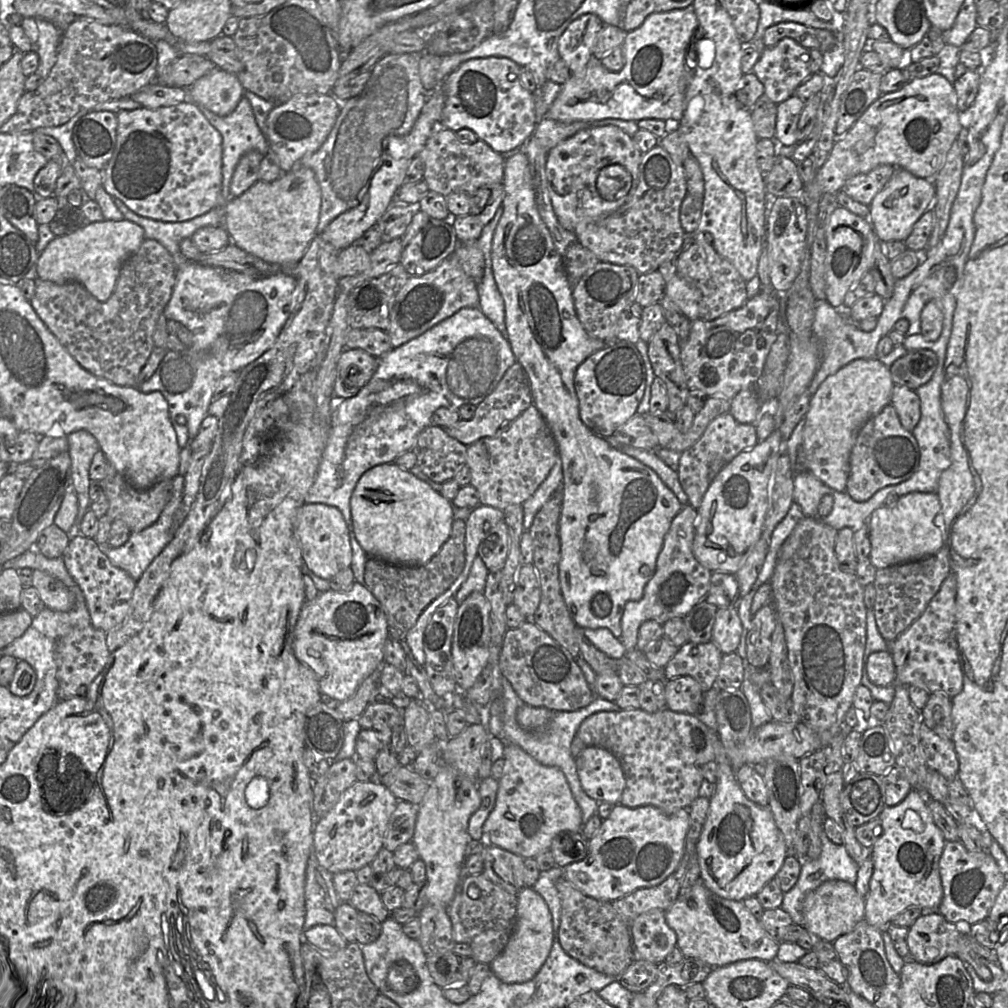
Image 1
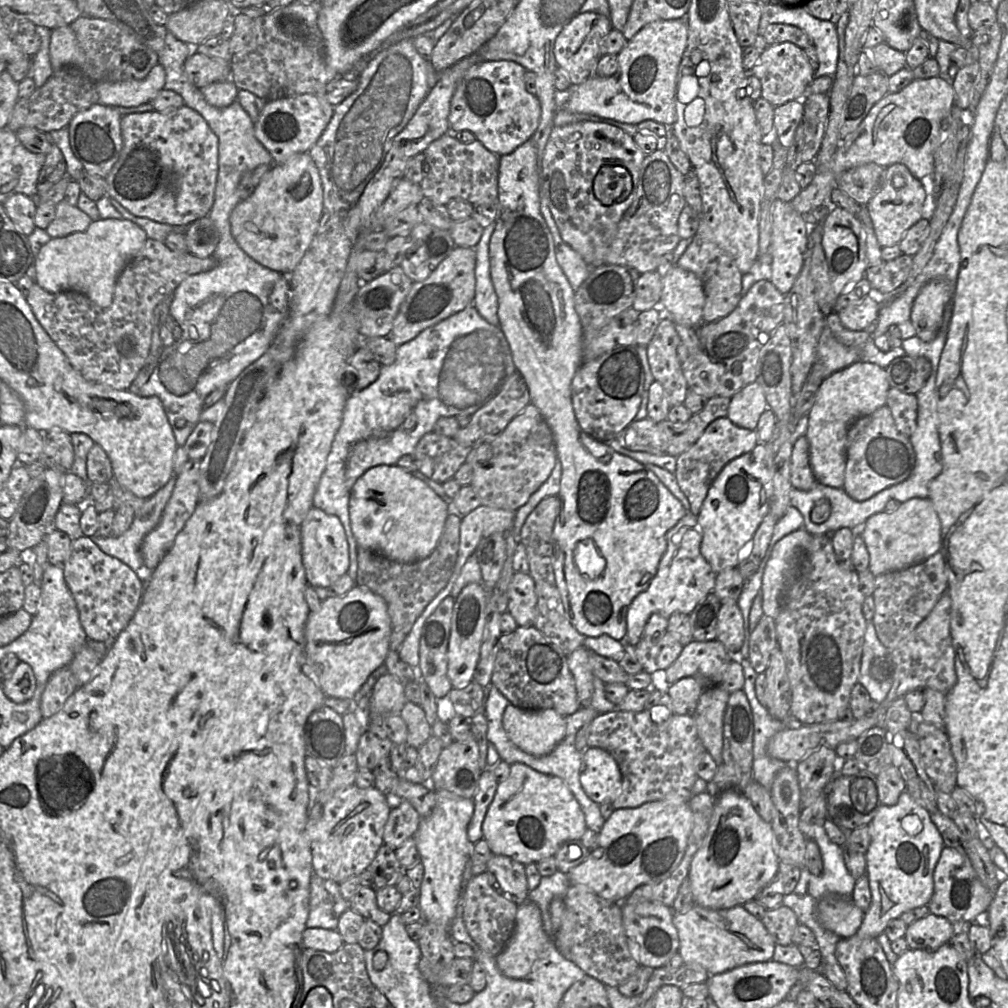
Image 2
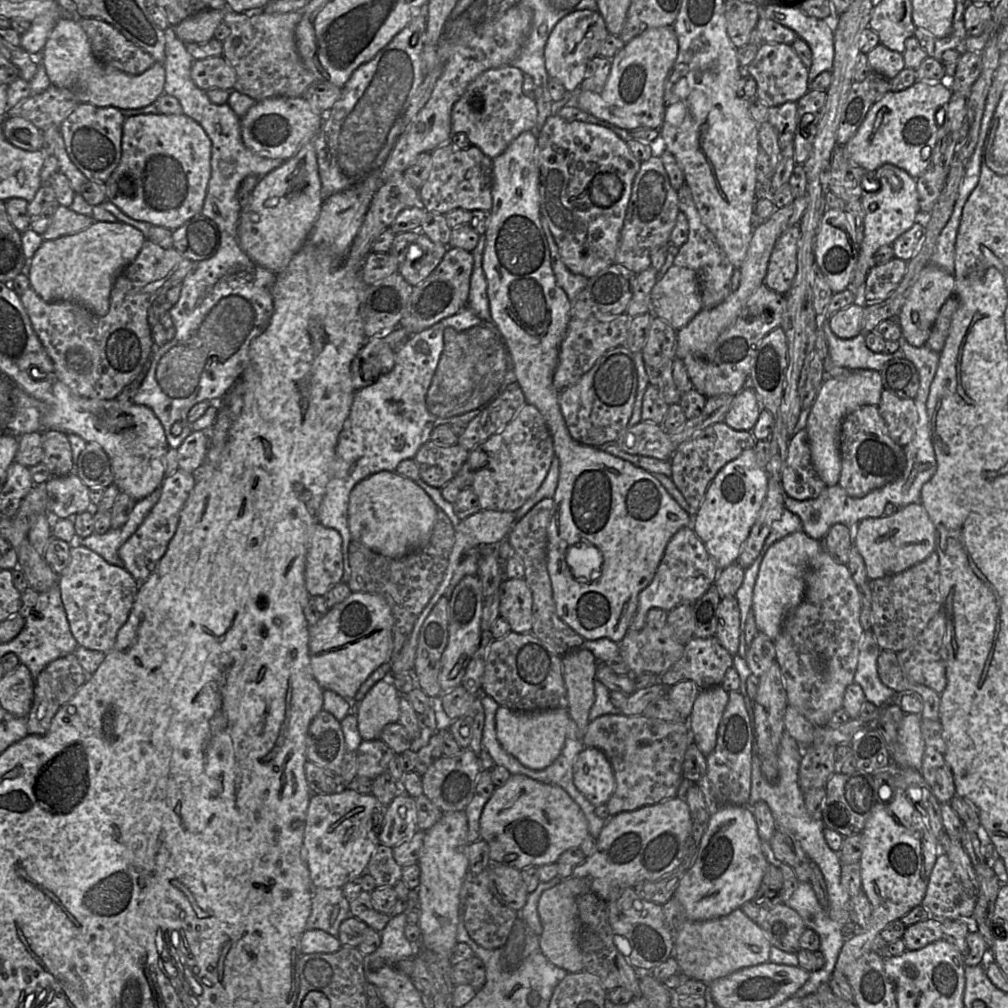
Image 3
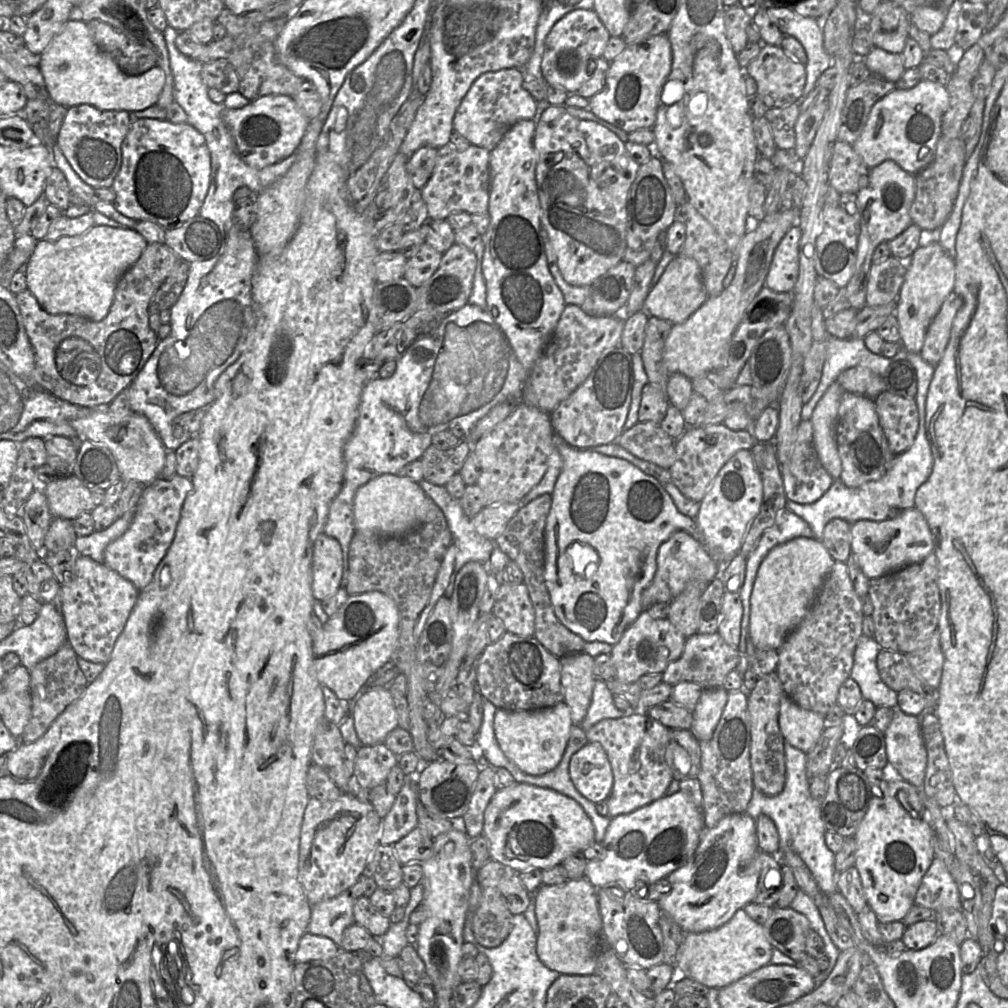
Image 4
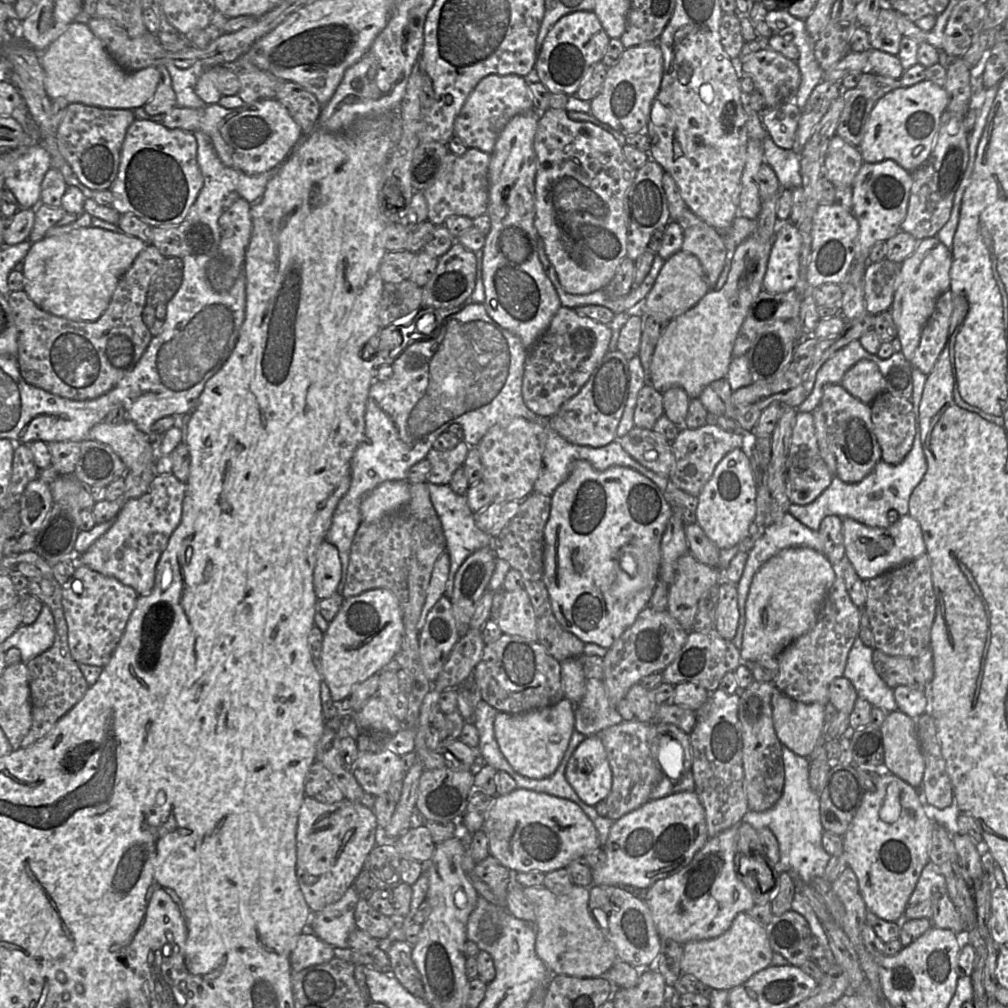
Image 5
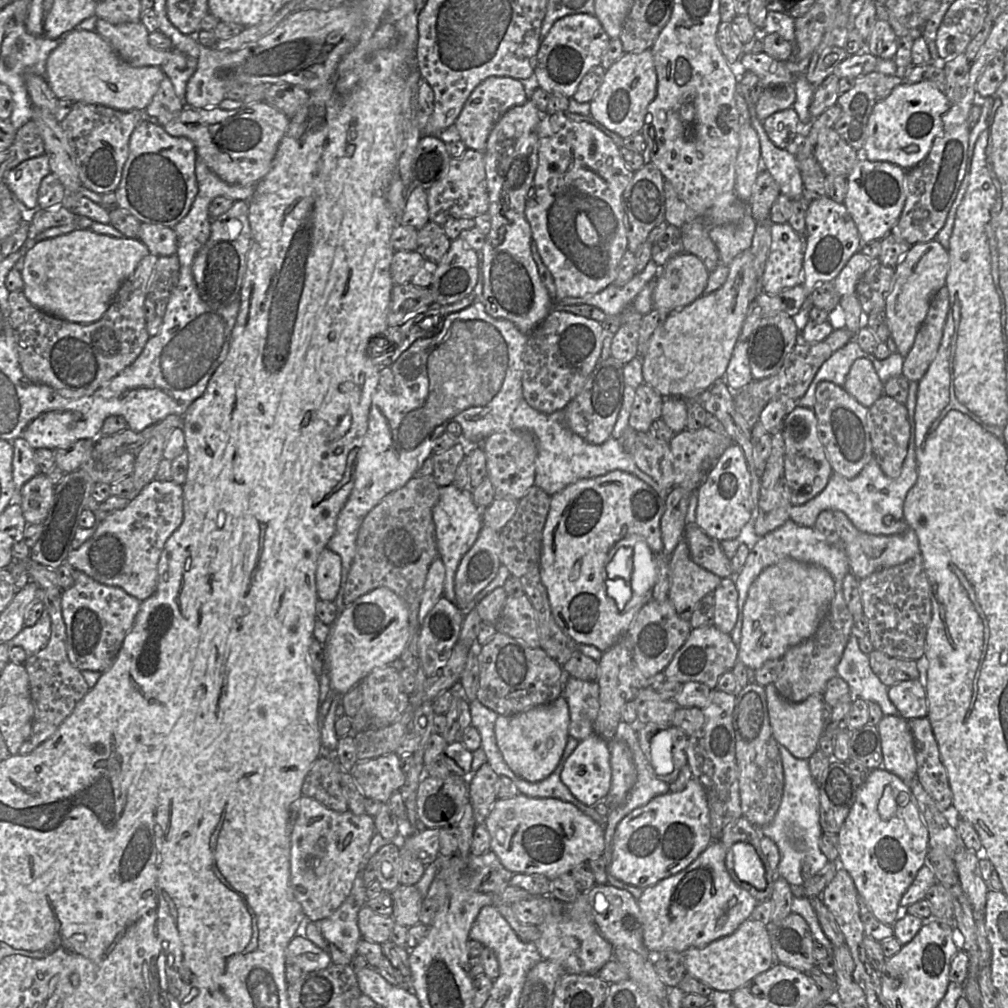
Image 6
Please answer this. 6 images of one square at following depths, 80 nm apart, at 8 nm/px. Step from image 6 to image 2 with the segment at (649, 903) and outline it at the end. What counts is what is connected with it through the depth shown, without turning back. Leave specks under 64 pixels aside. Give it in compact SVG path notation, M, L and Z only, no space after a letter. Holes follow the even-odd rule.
M727 790L715 800L709 828L696 852L688 874L694 903L705 908L729 909L754 900L756 895L769 884L779 872L780 860L773 851L772 823L765 822L755 811L743 793Z

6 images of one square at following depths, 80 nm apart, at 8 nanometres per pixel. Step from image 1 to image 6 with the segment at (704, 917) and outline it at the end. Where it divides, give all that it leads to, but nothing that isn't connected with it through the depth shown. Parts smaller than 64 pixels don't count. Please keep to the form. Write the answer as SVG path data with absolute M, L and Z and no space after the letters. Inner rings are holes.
M751 918L733 933L703 947L689 948L685 953L686 973L691 974L713 990L733 992L774 965L774 953L767 927Z

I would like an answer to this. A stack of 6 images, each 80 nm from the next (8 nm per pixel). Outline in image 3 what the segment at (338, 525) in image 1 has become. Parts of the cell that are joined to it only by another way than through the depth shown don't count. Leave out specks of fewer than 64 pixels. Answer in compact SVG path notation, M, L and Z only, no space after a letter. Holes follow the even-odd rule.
M316 523L308 543L305 585L312 596L323 596L342 581L344 574L342 537L333 528Z

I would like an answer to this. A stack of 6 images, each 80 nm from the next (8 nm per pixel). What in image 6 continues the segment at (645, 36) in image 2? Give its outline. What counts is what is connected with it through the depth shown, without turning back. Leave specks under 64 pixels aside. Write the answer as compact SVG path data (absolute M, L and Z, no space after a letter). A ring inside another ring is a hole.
M651 49L626 53L605 72L596 95L590 102L590 115L609 130L627 138L641 131L648 105L657 93L657 72Z

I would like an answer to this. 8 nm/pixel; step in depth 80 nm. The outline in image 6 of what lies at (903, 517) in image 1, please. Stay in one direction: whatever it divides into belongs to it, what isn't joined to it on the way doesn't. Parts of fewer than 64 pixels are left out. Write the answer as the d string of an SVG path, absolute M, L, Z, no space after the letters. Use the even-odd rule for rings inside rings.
M832 511L832 513L849 560L850 571L858 579L868 577L879 569L902 564L917 554L921 554L918 537L911 528L908 528L904 533L896 535L871 535L858 530L843 512Z

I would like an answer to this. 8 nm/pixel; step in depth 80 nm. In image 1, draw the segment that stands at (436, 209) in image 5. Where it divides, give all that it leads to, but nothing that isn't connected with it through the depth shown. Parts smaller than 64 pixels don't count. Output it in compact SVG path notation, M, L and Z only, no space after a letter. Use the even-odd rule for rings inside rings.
M442 128L434 133L418 156L425 165L424 180L429 190L445 197L454 192L473 195L479 188L503 184L504 156L494 151L483 140L462 142L456 133L448 128Z

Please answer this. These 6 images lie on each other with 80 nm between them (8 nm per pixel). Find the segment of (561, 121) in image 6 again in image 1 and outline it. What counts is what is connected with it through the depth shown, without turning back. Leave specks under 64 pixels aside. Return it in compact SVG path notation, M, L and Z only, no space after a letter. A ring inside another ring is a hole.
M614 125L580 130L552 148L547 155L545 170L549 197L559 223L566 230L574 232L581 220L594 222L605 218L629 201L639 183L642 155L633 137ZM614 164L623 166L630 173L632 183L626 196L607 201L599 195L596 179L602 168Z

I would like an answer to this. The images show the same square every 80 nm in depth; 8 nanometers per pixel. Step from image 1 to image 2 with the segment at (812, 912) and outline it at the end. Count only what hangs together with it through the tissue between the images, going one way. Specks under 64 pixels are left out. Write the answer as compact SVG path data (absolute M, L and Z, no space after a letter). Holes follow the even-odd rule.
M827 895L817 905L817 920L826 930L840 938L849 938L859 930L865 912L857 907L852 897Z

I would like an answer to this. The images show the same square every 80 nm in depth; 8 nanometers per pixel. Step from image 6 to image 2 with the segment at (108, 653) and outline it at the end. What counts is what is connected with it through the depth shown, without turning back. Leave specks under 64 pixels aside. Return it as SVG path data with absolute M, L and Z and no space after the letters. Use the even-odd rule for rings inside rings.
M85 535L72 541L71 554L62 567L65 582L75 600L80 623L88 639L98 642L115 640L127 627L140 605L145 576L101 551Z

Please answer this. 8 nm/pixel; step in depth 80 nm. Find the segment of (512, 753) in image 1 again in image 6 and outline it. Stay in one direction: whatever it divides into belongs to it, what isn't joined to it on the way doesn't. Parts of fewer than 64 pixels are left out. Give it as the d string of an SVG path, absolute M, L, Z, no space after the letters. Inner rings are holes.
M519 793L508 799L497 799L484 822L490 835L490 850L511 873L538 874L552 880L581 863L602 856L605 850L604 827L575 805L556 798L532 798Z

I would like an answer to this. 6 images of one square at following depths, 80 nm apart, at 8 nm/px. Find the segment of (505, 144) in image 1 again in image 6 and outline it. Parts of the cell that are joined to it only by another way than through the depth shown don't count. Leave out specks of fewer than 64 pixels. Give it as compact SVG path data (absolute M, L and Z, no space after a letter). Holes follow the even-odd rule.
M490 76L483 80L466 100L454 123L454 134L467 149L484 152L488 136L499 119L512 107L524 104L530 98L521 80Z

